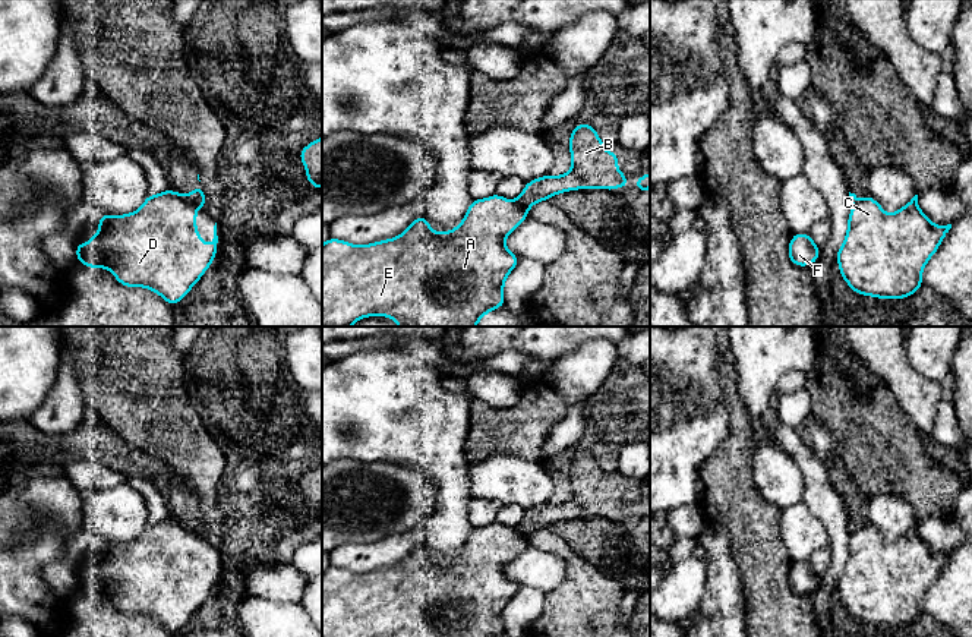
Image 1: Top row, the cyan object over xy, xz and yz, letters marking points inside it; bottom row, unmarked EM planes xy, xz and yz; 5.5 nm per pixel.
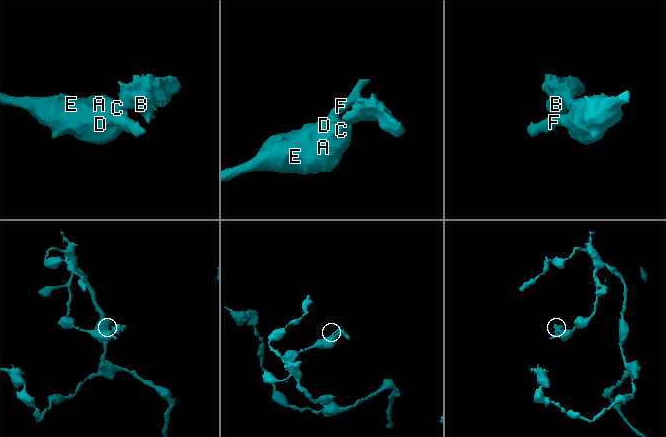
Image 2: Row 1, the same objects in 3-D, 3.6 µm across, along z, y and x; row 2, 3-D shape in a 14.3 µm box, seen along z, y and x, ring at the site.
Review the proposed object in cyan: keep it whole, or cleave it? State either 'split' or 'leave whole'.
split

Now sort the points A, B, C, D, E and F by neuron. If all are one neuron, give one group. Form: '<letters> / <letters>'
A C D E F / B

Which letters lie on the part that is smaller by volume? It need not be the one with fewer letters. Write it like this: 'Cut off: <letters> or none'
Cut off: B

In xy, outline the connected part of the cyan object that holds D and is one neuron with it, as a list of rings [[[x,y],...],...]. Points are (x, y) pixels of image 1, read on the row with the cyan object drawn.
[[[168,189],[158,195],[148,195],[142,206],[126,215],[101,214],[100,231],[88,243],[76,243],[76,261],[88,268],[108,268],[116,280],[124,287],[145,287],[158,293],[170,306],[187,296],[189,290],[201,280],[217,256],[217,223],[214,239],[209,246],[203,245],[196,231],[196,209],[182,195]]]

